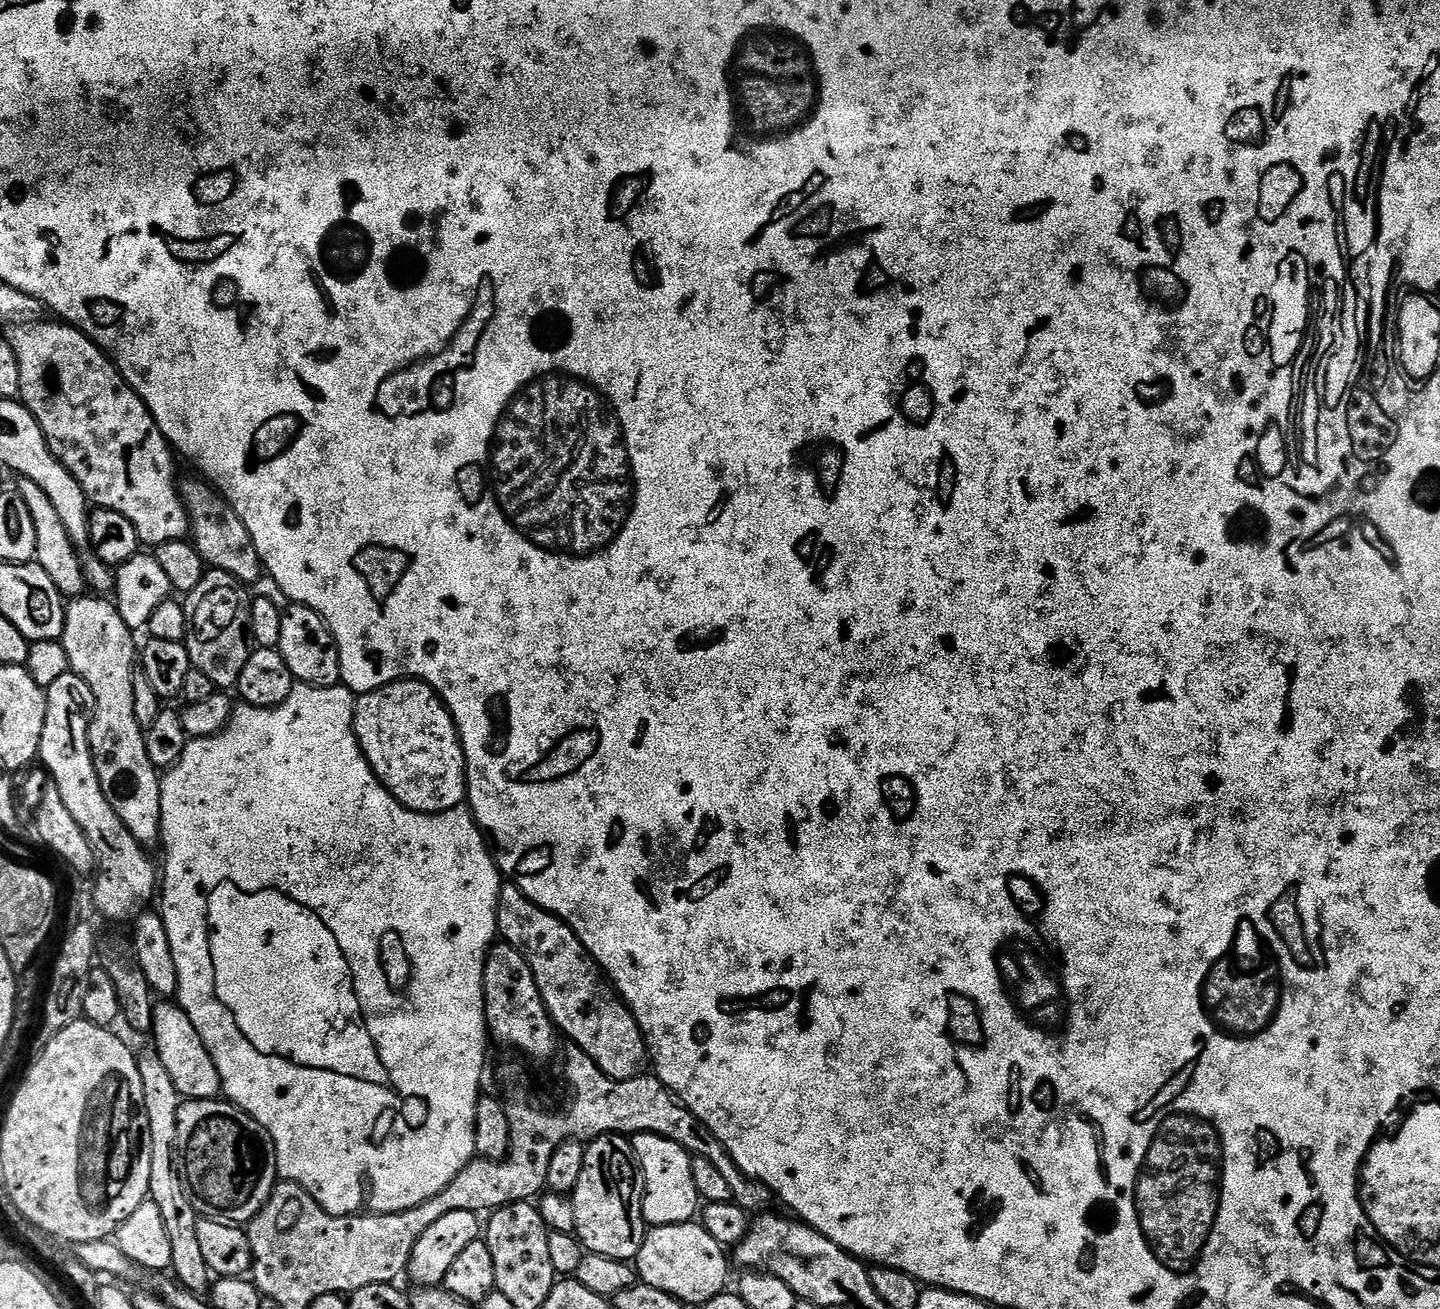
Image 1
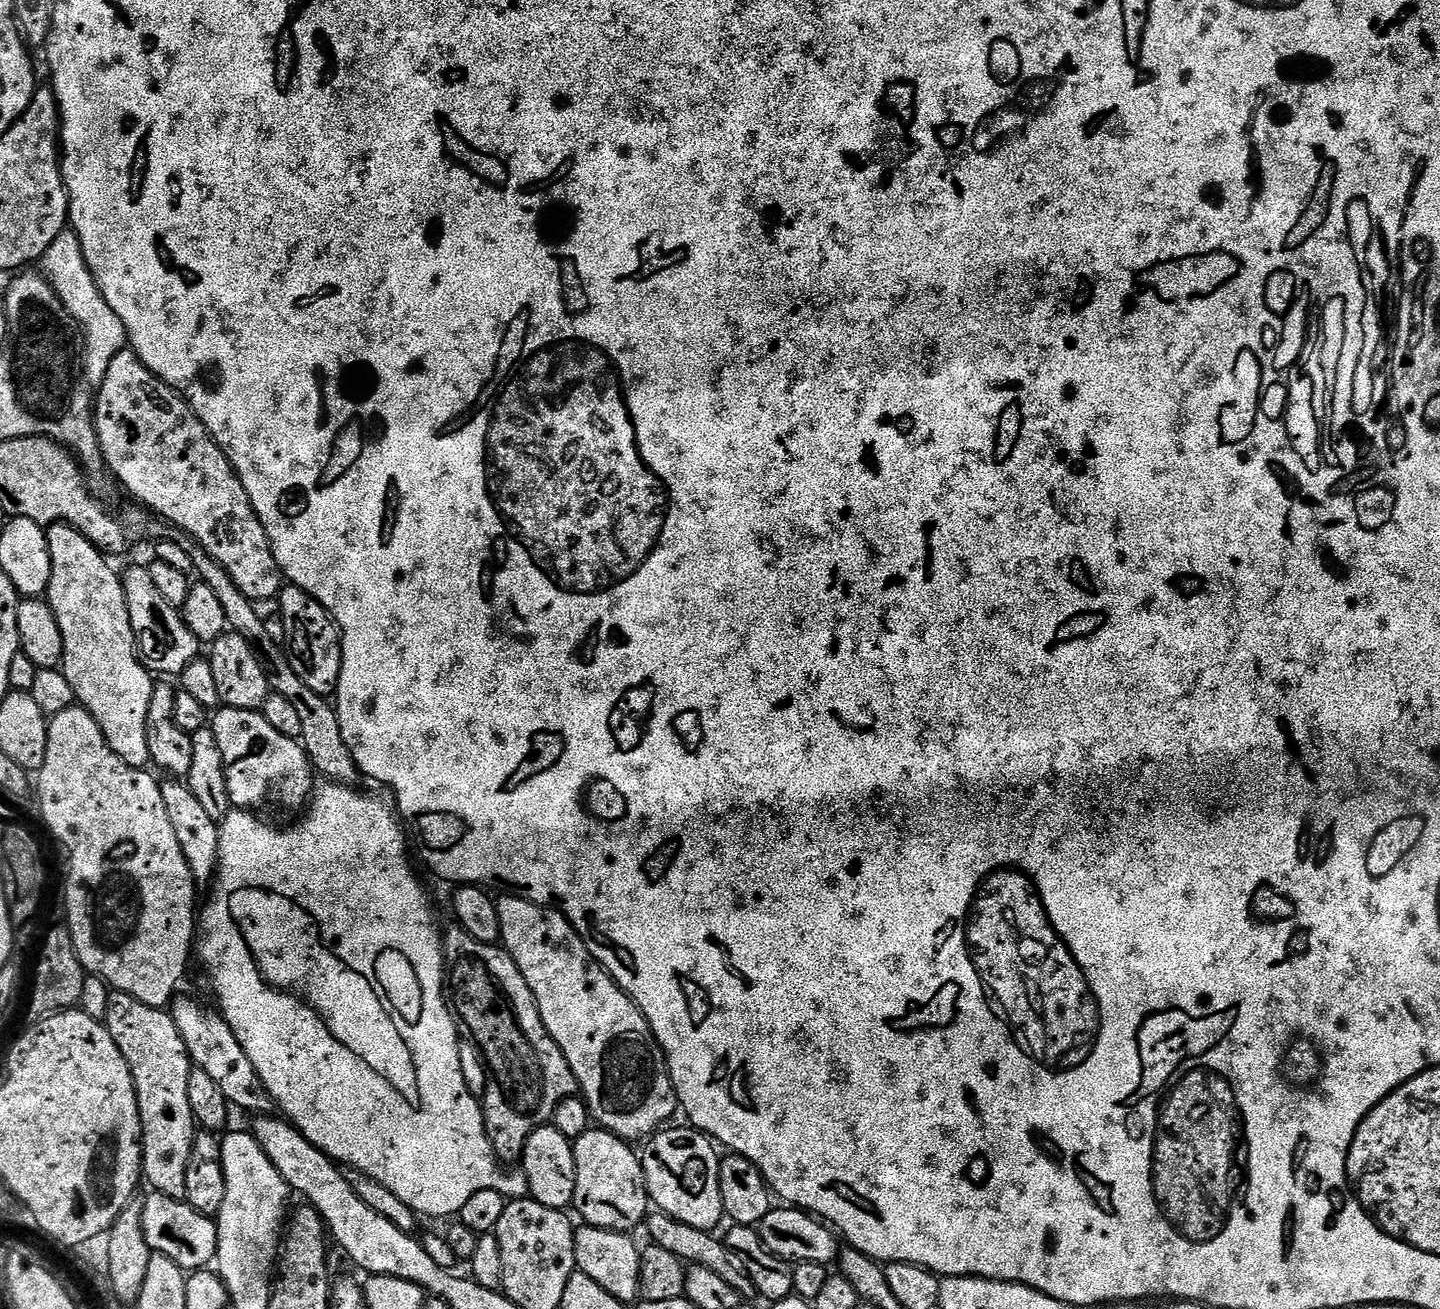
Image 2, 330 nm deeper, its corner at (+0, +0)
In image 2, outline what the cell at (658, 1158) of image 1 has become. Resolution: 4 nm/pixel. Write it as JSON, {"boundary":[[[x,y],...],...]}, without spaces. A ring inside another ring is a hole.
{"boundary":[[[691,1126],[672,1127],[655,1133],[643,1145],[642,1163],[649,1201],[670,1218],[694,1226],[694,1230],[712,1232],[720,1220],[725,1219],[720,1189],[721,1157],[716,1156],[717,1145]]]}

